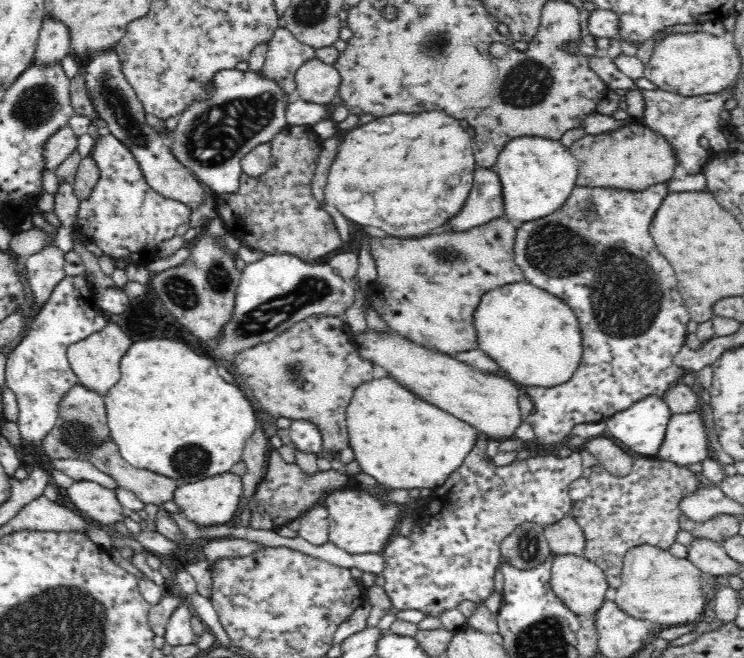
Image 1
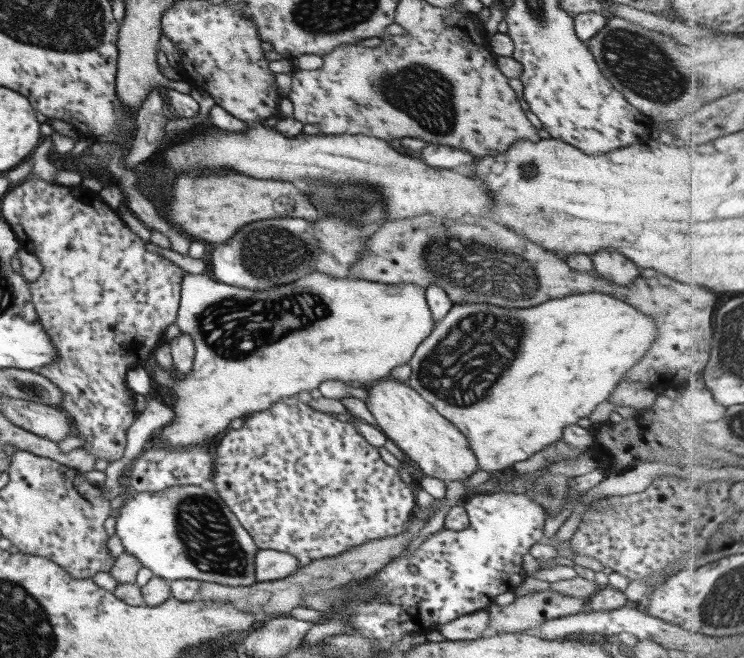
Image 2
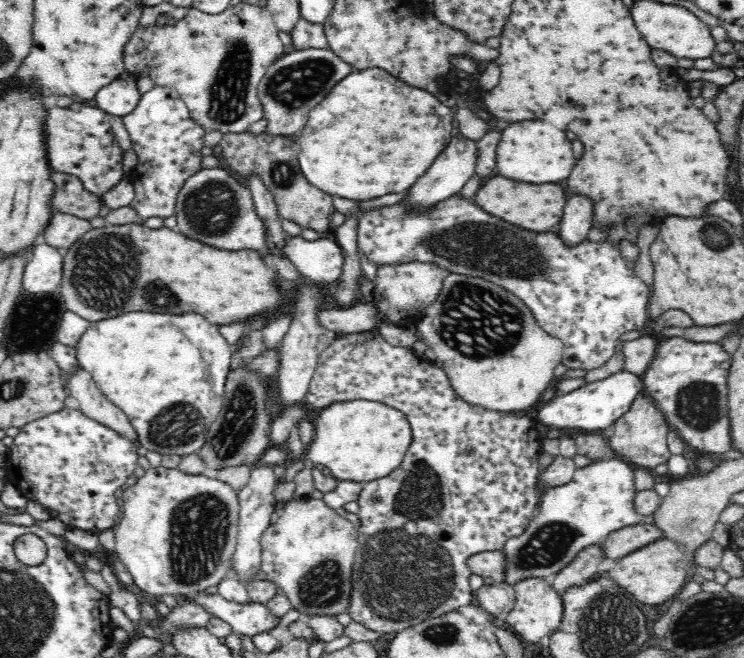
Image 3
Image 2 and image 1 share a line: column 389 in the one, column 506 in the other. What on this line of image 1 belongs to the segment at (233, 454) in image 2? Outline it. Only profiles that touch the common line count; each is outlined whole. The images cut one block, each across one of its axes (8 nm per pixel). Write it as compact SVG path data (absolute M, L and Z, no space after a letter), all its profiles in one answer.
M484 434L477 436L464 464L440 486L425 493L427 507L413 512L418 515L410 536L392 535L380 552L385 560L381 572L384 576L383 588L396 610L418 610L426 617L439 618L445 611L456 609L462 600L485 602L495 591L494 574L502 562L501 542L506 536L522 523L533 522L545 527L571 514L573 500L569 496L569 486L582 478L584 468L578 452L562 458L547 454L525 460L514 459L508 466L496 466L486 459L488 441Z

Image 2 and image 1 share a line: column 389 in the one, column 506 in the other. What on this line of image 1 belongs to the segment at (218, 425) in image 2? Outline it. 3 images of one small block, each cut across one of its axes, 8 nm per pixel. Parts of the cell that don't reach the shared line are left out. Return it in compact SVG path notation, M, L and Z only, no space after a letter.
M518 281L512 284L505 284L504 286L489 290L482 295L480 302L477 304L477 307L474 309L472 315L472 322L474 328L476 329L476 335L478 335L478 349L482 350L486 355L490 356L491 360L494 360L494 363L498 365L502 372L506 373L505 378L510 378L522 389L525 387L555 387L570 380L576 370L579 368L579 365L582 361L582 331L574 316L574 312L556 296L552 296L549 292L534 286L533 284L527 283L526 281Z

